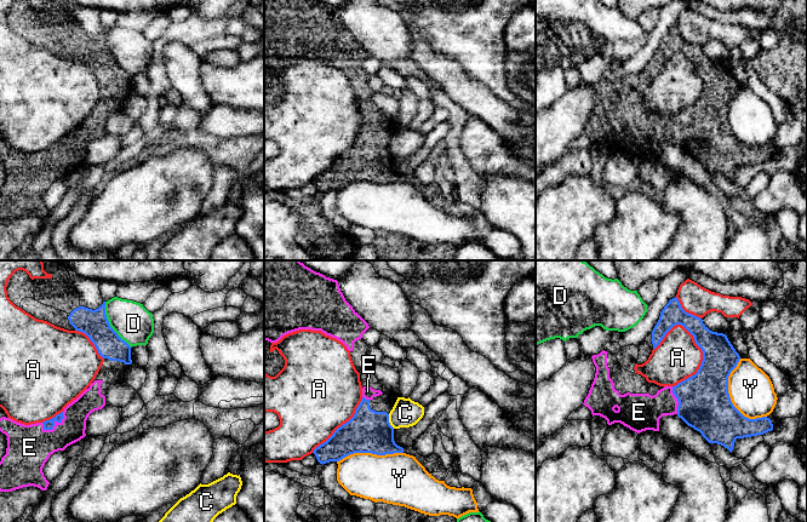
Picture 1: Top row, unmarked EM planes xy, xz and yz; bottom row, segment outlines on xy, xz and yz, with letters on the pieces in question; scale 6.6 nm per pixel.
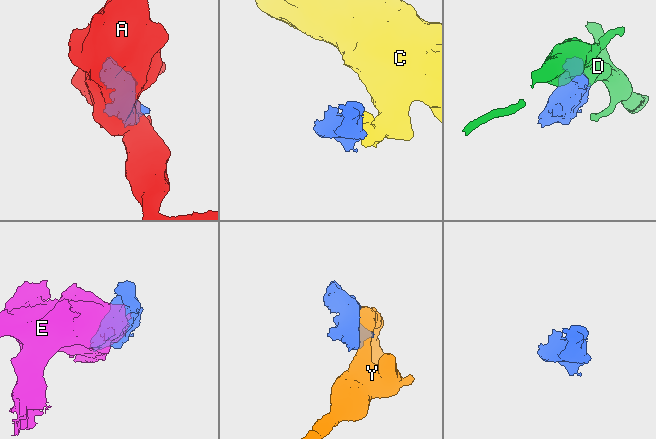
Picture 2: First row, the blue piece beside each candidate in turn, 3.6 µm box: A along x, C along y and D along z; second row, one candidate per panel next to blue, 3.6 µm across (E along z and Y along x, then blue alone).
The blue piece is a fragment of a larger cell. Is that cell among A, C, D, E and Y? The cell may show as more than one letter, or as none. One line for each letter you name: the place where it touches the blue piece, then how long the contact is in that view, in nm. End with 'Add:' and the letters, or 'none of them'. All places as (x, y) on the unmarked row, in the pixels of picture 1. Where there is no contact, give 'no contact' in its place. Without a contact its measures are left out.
E: contact xy (53, 151); length 180 nm
Add: E

